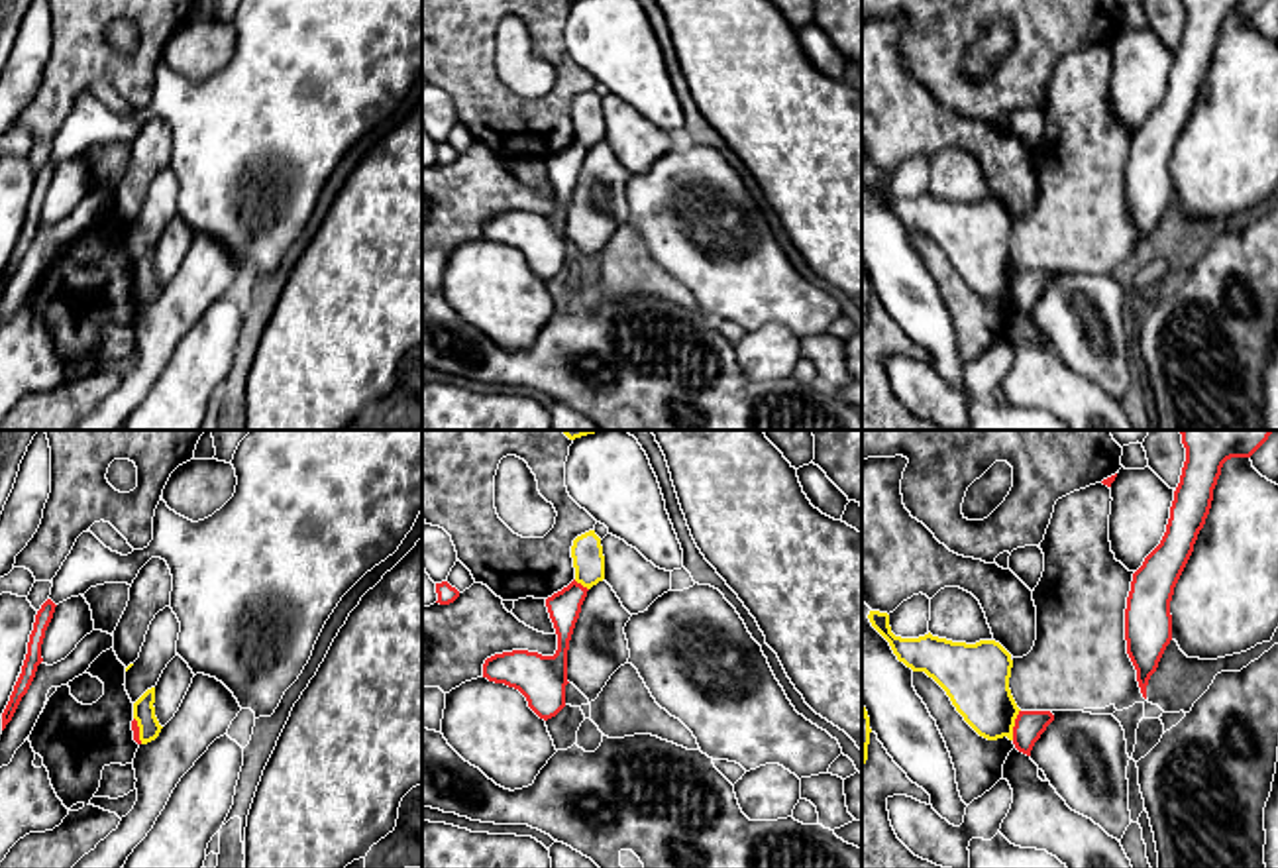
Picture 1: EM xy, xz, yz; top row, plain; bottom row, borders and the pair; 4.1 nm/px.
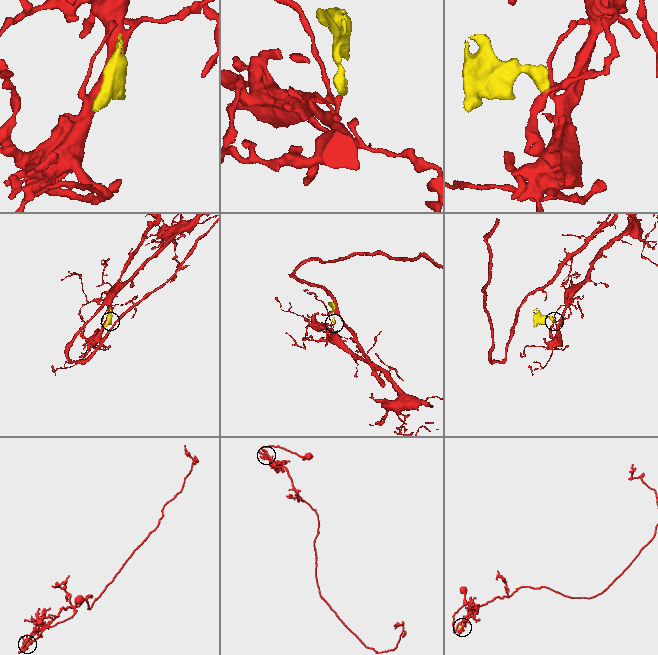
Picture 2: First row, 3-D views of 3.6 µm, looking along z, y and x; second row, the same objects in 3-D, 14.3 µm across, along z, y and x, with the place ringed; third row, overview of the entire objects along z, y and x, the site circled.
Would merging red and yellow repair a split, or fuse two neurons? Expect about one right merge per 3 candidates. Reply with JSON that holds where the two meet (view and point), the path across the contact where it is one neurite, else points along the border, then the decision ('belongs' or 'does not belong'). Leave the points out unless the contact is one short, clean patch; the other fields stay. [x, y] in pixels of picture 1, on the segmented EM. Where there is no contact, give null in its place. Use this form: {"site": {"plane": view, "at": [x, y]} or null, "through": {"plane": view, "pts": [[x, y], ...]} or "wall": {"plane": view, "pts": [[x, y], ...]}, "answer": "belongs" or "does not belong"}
{"site": {"plane": "yz", "at": [1015, 725]}, "wall": {"plane": "yz", "pts": [[1019, 709], [1011, 739]]}, "answer": "does not belong"}

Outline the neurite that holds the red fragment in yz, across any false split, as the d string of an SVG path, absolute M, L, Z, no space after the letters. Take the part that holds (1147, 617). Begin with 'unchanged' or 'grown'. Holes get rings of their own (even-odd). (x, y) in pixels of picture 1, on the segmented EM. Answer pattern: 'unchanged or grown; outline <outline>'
unchanged; outline M1180 430L1186 448L1186 461L1180 483L1174 491L1170 518L1160 544L1145 558L1133 573L1131 591L1125 609L1127 654L1137 670L1137 681L1146 699L1146 685L1156 672L1158 662L1172 640L1170 601L1174 587L1194 552L1199 530L1211 509L1213 489L1221 467L1231 458L1251 458L1274 430Z

